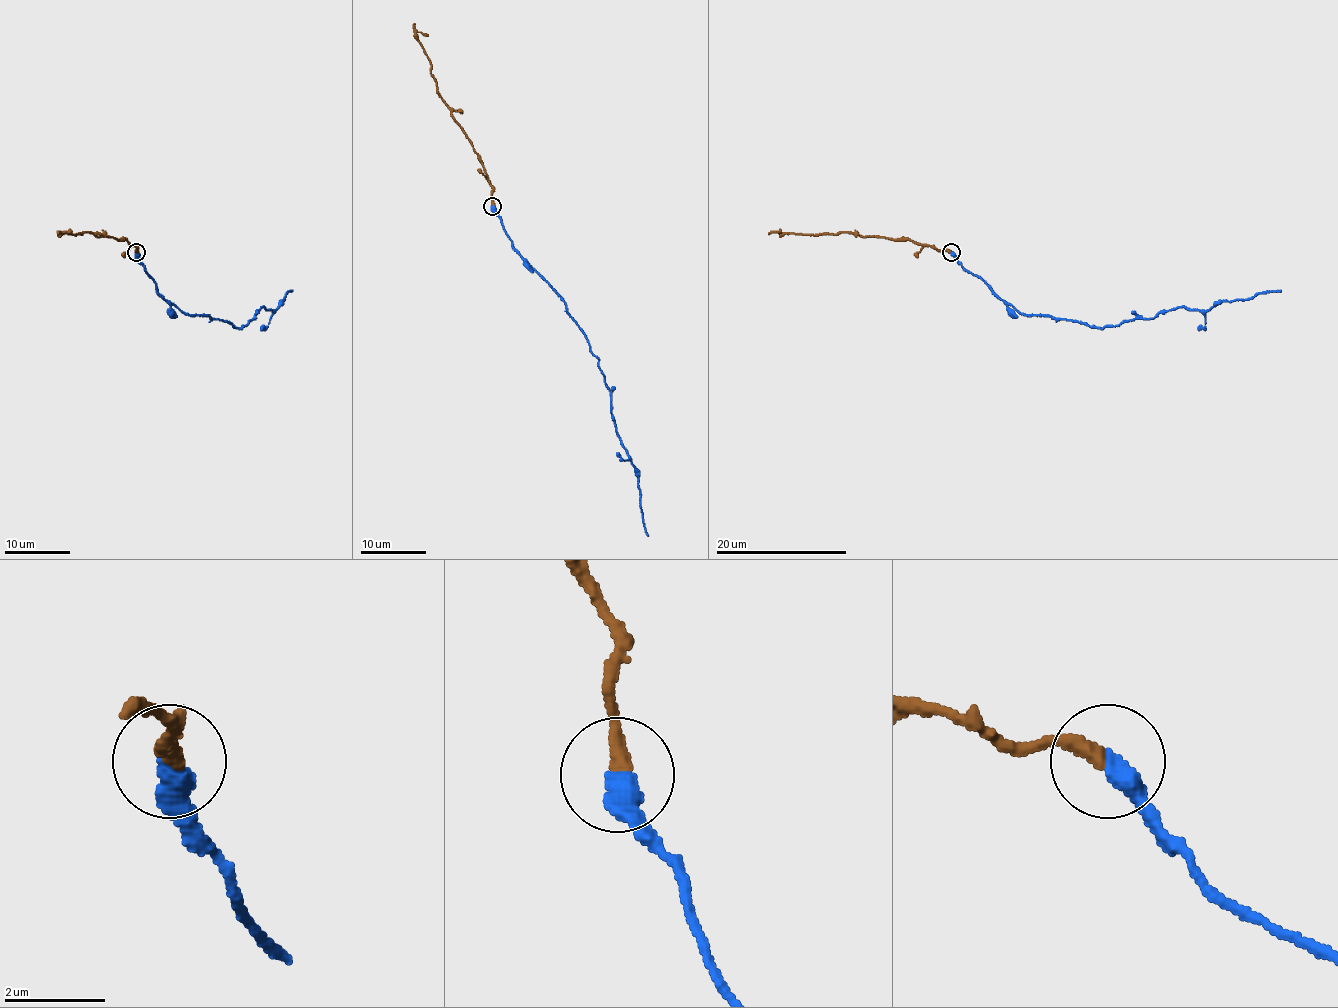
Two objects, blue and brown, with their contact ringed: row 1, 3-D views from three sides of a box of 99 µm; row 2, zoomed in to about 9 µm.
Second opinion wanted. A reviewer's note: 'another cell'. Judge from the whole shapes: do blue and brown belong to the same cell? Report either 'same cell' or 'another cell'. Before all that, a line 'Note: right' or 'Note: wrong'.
Note: wrong
same cell

